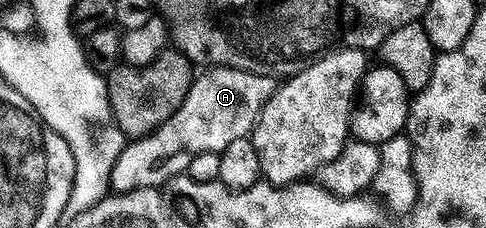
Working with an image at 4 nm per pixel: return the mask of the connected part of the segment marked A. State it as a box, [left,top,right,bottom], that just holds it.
[108,65,275,193]

